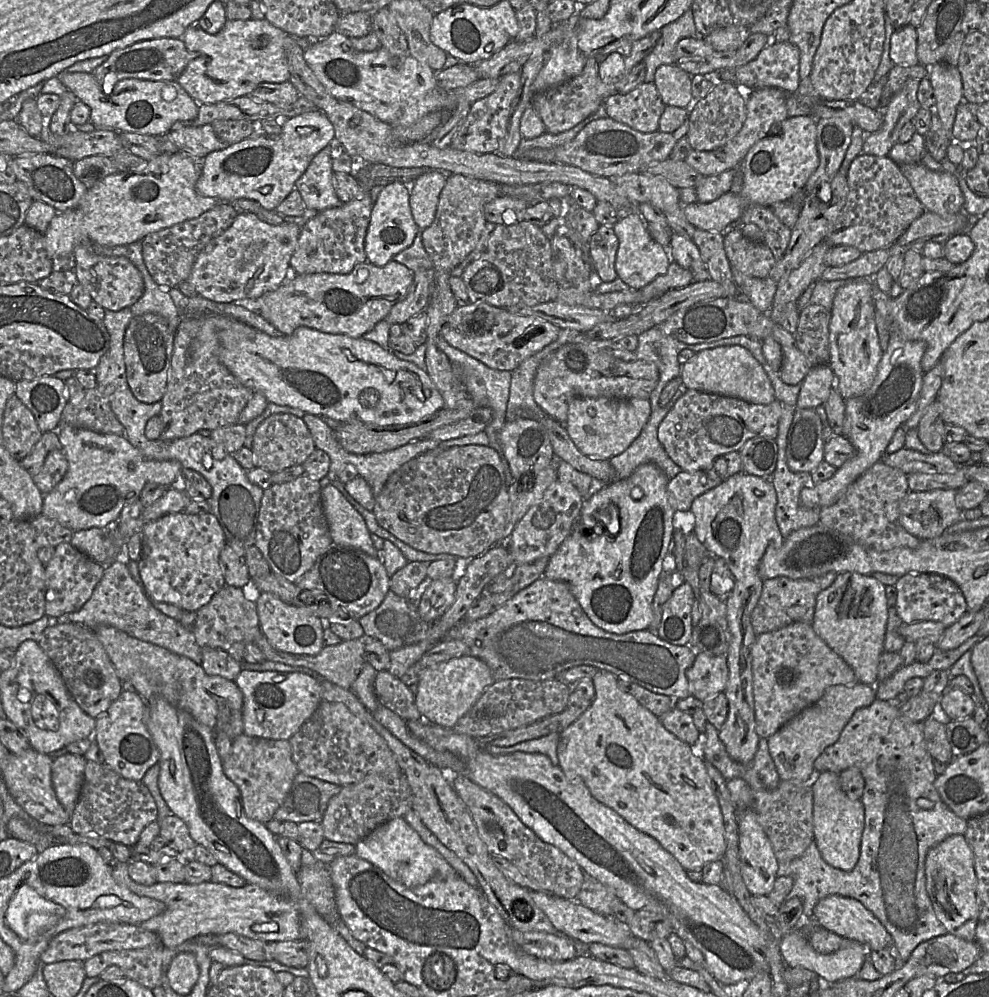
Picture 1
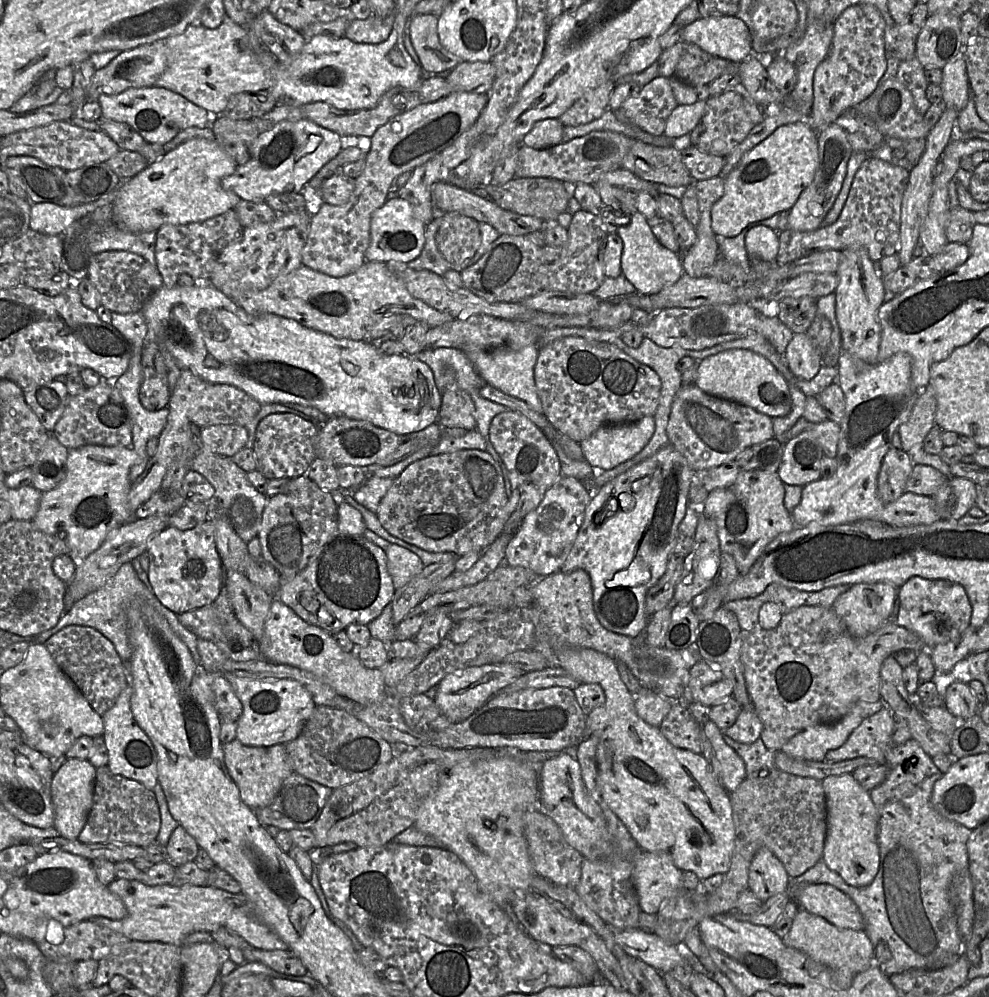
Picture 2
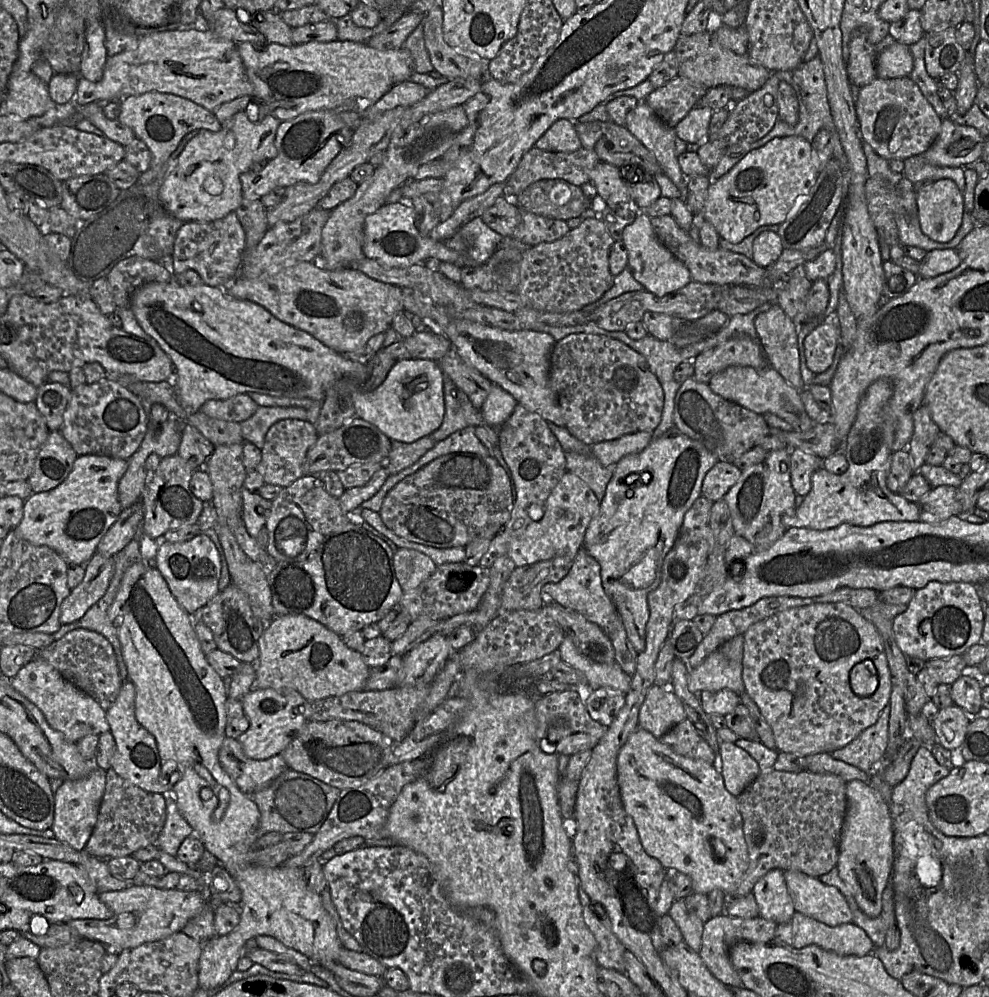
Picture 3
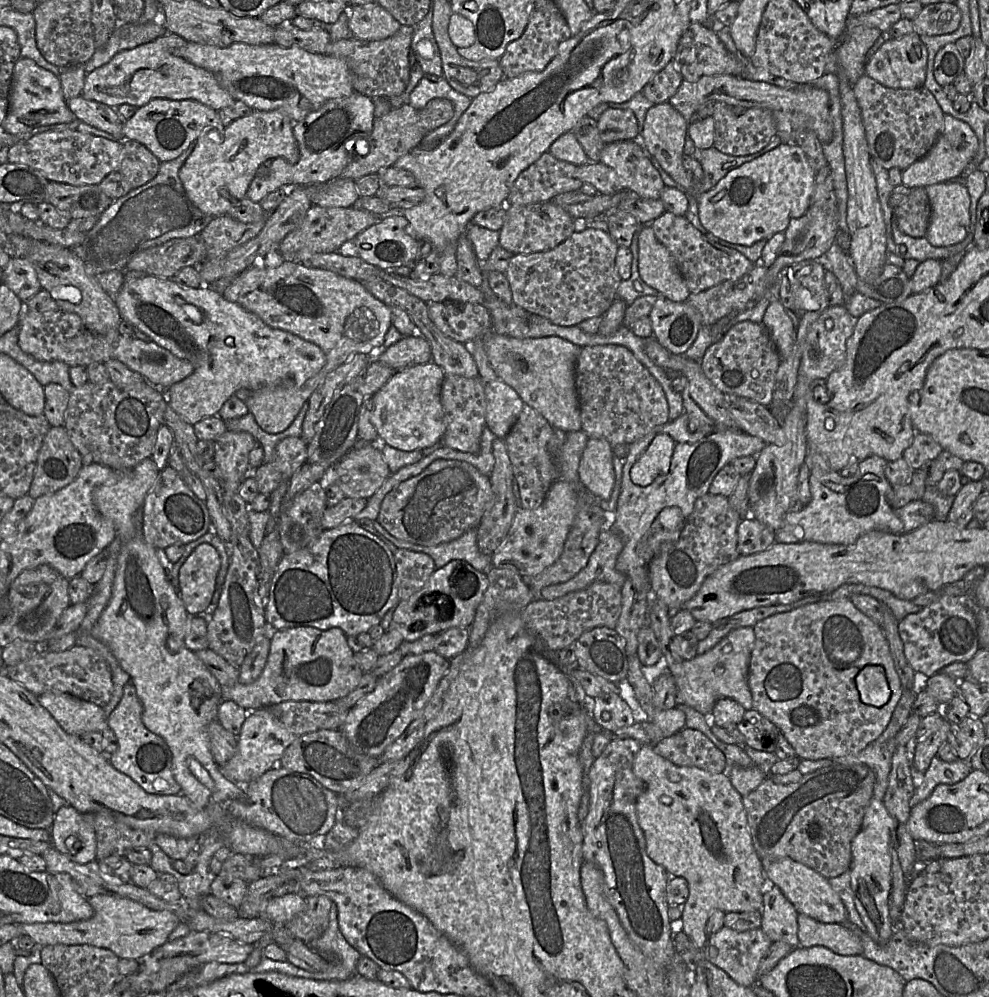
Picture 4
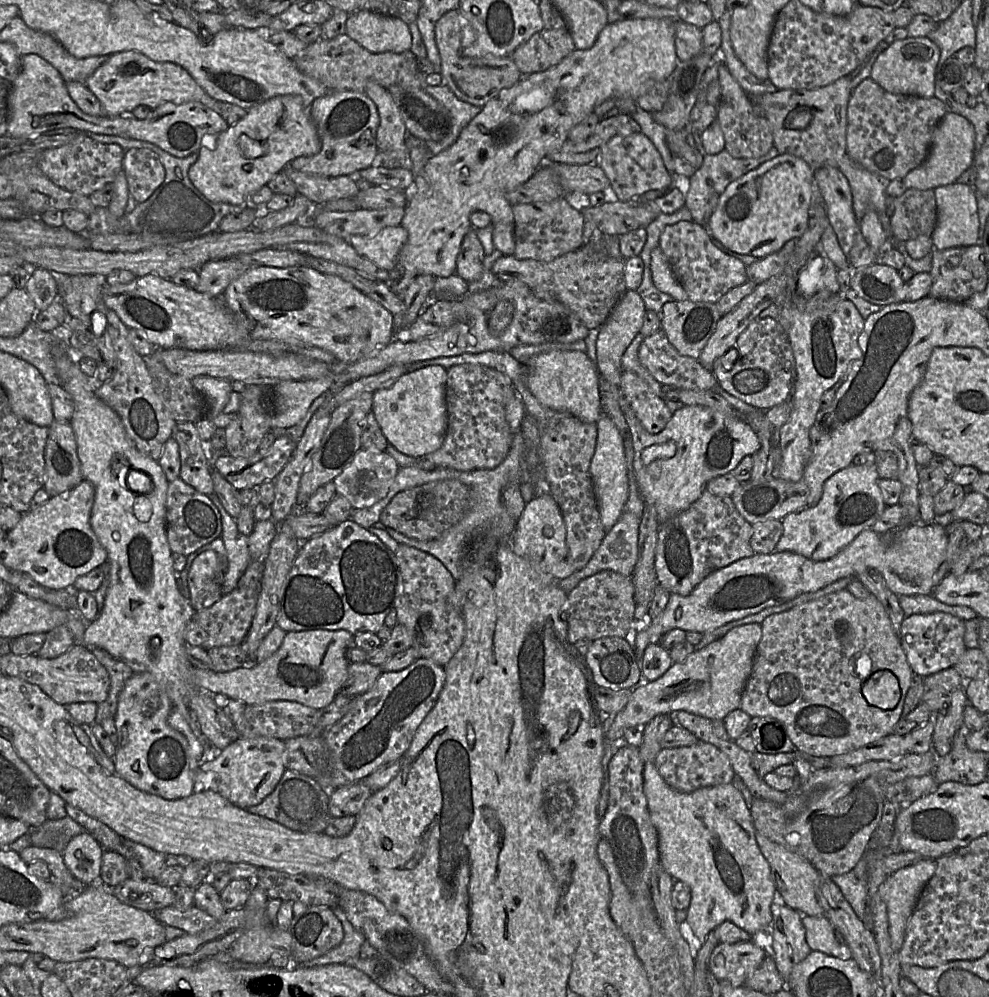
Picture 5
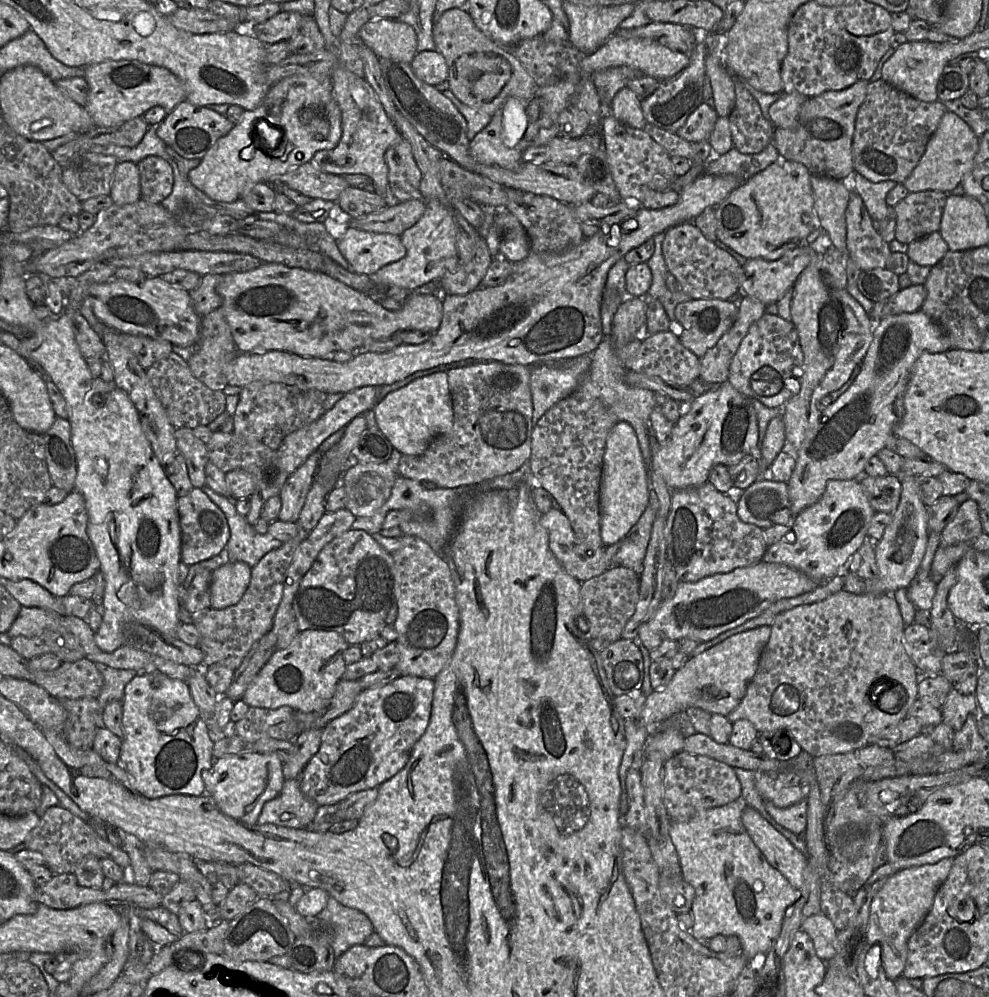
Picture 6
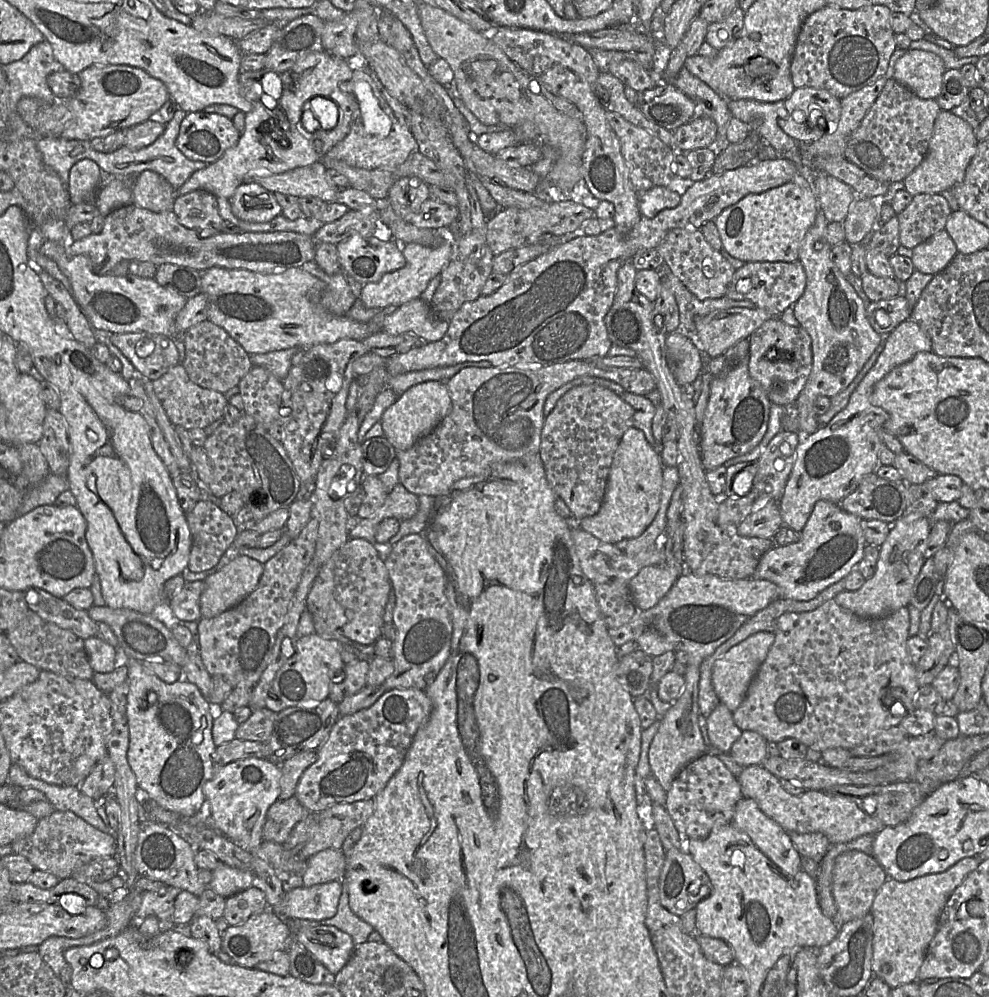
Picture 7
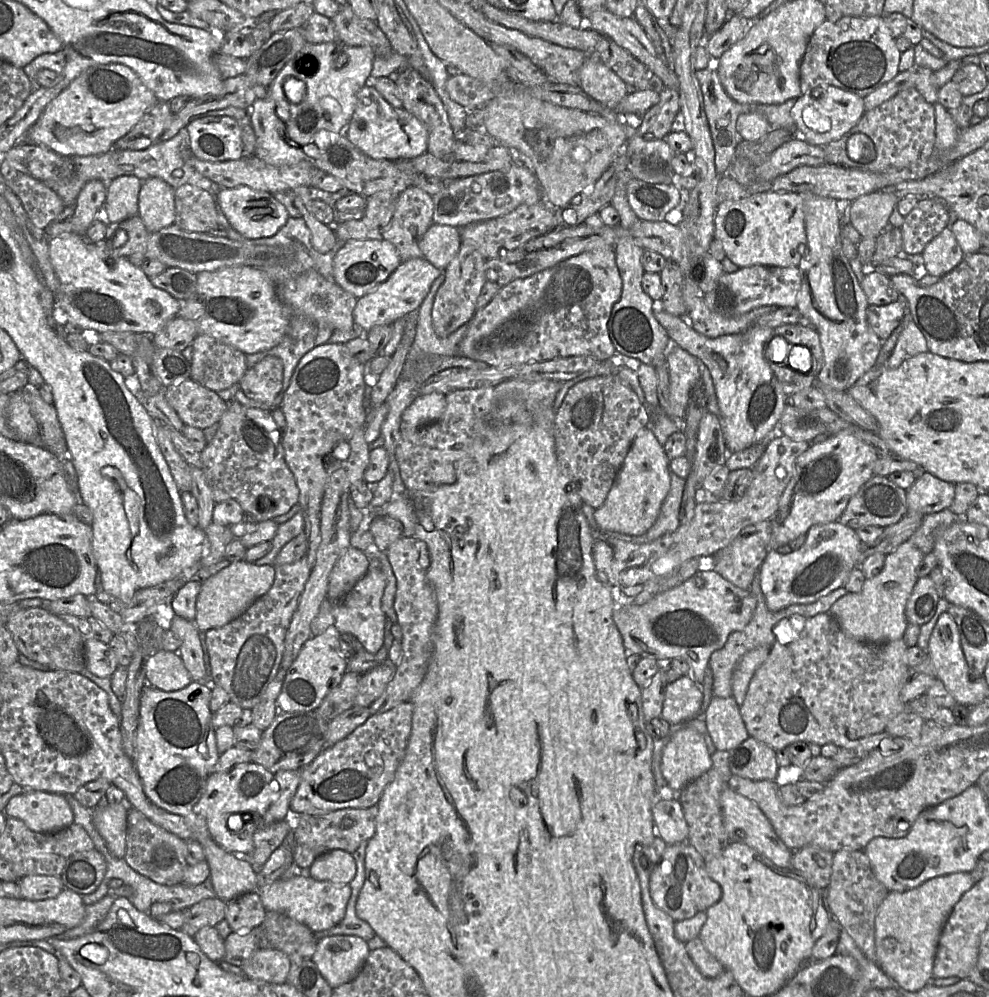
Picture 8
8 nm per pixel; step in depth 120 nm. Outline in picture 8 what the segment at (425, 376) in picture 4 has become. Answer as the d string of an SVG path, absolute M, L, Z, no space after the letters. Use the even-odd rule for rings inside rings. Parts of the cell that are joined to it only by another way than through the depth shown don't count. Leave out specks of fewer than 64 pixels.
M442 393L418 395L402 414L400 433L413 433L418 428L438 420L445 408L446 395Z

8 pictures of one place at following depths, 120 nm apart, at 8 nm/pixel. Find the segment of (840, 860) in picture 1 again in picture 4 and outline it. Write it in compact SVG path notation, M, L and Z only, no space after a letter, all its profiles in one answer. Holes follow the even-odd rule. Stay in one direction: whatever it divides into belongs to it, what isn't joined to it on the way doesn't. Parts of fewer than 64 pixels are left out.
M873 797L865 811L861 829L851 844L852 860L849 872L854 903L867 927L867 933L879 945L885 945L894 931L889 915L892 828L893 819L883 802Z

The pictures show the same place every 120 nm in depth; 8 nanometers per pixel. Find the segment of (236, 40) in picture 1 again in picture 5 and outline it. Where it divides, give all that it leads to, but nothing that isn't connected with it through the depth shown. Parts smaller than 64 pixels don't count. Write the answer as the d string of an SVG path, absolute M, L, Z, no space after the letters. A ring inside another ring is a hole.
M135 50L112 54L84 83L100 101L104 115L109 117L131 113L139 105L155 109L167 102L181 104L189 101L201 102L219 113L223 103L209 96L182 66L152 60Z

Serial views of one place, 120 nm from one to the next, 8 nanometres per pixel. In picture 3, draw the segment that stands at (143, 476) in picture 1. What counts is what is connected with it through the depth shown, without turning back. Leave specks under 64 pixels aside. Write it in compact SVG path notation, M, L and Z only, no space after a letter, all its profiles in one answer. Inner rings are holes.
M78 455L67 478L52 490L32 493L25 499L23 517L15 528L17 535L36 546L48 546L68 565L85 565L97 545L122 511L118 482L128 460L103 455Z

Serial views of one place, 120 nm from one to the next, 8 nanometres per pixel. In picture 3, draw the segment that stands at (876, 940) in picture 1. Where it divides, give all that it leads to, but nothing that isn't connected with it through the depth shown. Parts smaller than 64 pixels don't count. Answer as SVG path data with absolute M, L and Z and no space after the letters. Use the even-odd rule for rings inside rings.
M784 870L783 874L795 912L831 927L852 923L848 902L836 887L799 871Z

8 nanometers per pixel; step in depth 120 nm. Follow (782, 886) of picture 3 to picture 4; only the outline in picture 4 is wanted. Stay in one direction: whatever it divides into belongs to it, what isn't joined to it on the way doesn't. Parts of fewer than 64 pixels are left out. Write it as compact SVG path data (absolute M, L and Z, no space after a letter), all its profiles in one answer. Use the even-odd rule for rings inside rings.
M777 886L763 894L761 929L772 941L782 941L792 947L799 946L797 936L798 913Z

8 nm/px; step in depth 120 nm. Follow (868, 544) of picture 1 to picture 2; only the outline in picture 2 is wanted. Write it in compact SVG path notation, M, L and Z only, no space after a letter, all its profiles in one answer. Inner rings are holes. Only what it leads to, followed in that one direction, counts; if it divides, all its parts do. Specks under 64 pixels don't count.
M891 447L885 454L877 478L877 493L884 503L897 500L904 492L915 464L902 449Z

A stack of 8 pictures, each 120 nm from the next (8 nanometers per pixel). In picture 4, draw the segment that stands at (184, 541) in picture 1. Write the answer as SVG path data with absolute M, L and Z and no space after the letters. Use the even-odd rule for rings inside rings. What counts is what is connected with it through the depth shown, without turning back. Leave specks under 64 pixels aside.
M208 543L197 546L181 566L179 595L189 615L209 611L220 566L218 551Z

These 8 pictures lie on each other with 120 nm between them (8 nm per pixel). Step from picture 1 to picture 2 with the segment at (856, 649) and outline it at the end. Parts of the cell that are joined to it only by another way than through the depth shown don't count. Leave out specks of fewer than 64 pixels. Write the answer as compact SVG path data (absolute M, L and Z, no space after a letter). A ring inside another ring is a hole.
M890 583L854 584L835 600L831 608L852 636L863 638L892 620L897 595L898 587Z

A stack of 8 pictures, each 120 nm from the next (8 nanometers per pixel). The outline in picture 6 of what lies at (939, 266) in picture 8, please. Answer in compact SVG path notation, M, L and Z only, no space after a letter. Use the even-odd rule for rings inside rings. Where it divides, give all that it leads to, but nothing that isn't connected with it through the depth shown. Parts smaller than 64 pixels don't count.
M938 231L909 243L906 254L919 266L933 267L948 251L948 244Z

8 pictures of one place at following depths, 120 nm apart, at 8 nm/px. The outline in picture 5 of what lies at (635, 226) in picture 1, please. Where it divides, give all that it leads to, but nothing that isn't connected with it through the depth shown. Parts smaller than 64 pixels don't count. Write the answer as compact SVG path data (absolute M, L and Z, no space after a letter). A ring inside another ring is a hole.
M660 246L651 252L650 269L653 283L659 291L669 294L677 301L688 300L685 290L677 280Z

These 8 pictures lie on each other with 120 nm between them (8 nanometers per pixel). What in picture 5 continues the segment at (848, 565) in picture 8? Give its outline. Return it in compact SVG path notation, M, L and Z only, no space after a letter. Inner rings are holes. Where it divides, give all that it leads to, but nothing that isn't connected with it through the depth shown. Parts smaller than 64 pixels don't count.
M876 464L850 465L833 474L823 484L822 497L816 505L790 513L781 520L783 534L774 551L794 552L814 561L837 555L863 530L871 528L885 510L878 481Z

